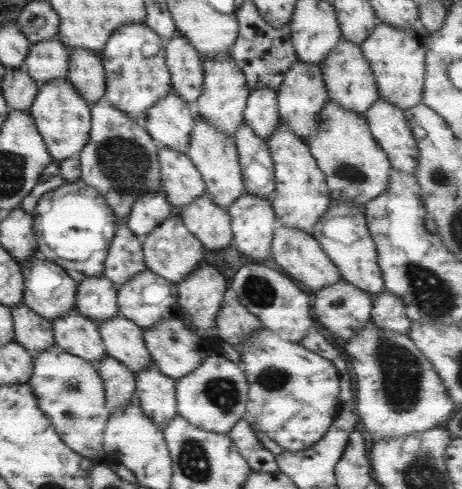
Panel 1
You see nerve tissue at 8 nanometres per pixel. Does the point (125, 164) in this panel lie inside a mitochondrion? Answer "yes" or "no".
yes

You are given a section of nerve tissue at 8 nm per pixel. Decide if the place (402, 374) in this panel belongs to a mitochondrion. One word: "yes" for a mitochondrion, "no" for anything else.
yes

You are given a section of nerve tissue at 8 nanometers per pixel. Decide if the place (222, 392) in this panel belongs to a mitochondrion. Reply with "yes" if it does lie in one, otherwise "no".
yes

